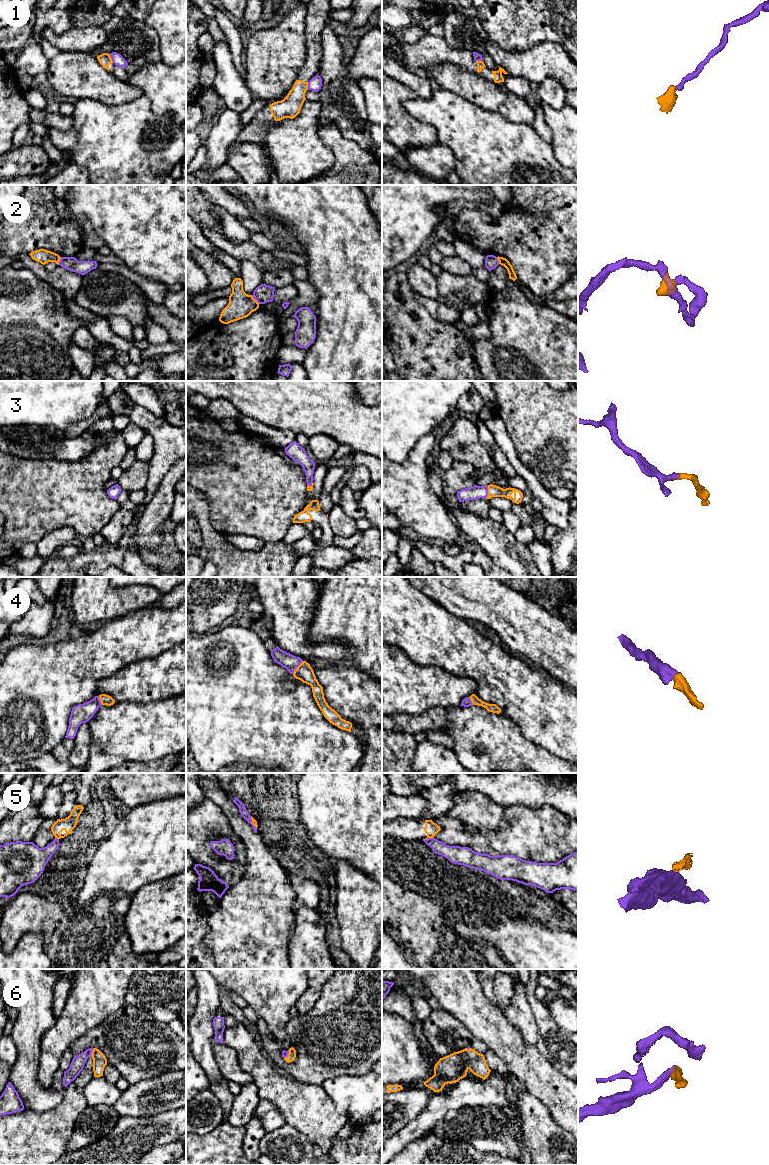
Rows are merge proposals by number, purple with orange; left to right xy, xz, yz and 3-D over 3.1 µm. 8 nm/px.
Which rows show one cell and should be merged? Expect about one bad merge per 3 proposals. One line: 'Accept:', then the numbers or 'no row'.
Accept: 3, 4, 6

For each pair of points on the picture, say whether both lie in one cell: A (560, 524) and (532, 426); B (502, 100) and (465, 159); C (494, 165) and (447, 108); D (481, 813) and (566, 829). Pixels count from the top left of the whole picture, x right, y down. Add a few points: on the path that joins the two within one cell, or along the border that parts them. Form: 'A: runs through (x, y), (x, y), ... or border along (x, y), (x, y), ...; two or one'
A: border along (531, 472), (547, 490); two
B: border along (472, 103), (497, 111), (515, 123); two
C: runs through (489, 151), (460, 122); one
D: border along (506, 810), (499, 825), (494, 830), (482, 830); two

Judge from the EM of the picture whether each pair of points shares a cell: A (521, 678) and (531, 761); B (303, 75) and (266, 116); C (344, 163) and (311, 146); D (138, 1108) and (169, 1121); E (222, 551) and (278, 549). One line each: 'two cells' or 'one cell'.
A: two cells
B: one cell
C: two cells
D: two cells
E: one cell

